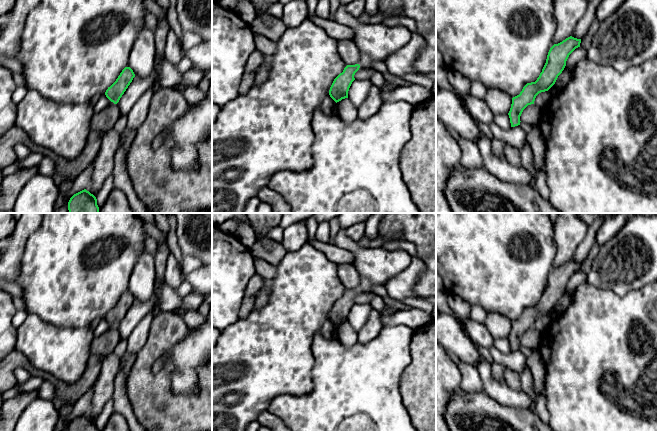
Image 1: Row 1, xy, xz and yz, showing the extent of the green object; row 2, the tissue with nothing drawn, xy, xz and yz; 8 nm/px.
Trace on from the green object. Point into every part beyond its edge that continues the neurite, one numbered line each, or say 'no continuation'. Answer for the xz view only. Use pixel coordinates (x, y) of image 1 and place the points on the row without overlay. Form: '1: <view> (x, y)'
no continuation

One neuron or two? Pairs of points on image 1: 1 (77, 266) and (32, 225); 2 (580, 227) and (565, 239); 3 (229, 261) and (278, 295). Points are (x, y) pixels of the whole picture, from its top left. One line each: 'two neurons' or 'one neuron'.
1: two neurons
2: one neuron
3: two neurons

